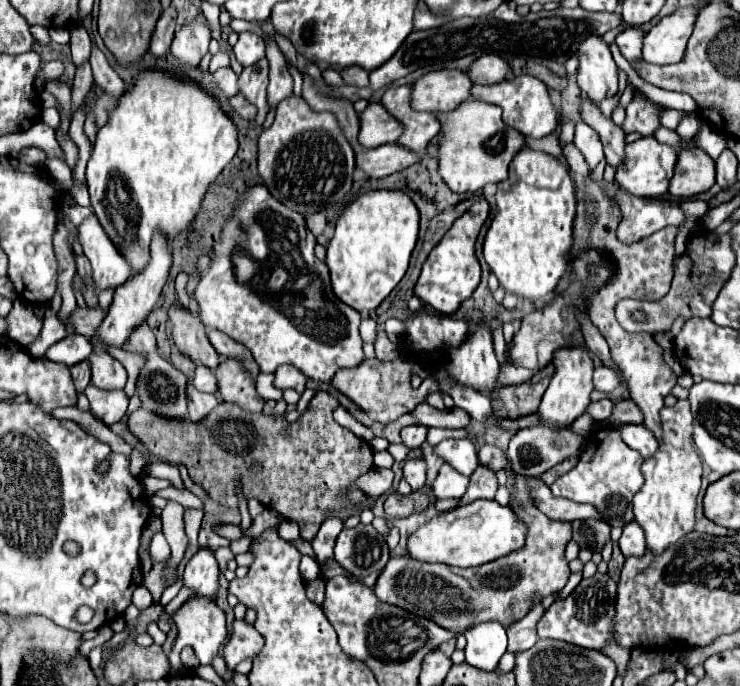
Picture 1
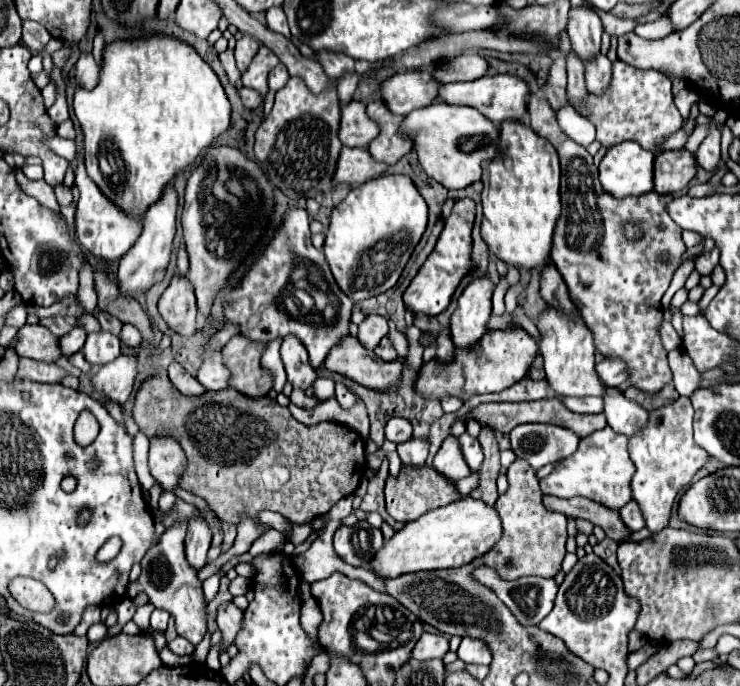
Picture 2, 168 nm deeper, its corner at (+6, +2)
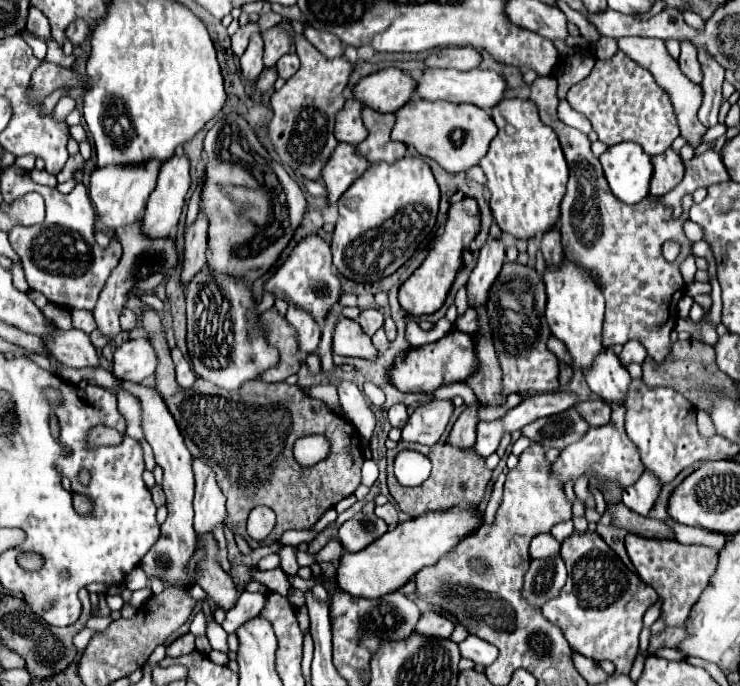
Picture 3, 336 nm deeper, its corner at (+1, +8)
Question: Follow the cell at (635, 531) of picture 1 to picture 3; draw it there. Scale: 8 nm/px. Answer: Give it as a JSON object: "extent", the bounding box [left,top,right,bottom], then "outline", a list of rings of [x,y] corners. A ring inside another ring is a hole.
{"extent":[623,470,659,516],"outline":[[[645,470],[639,476],[639,480],[623,492],[623,504],[641,516],[647,516],[657,500],[659,490],[659,480],[655,480],[655,476],[651,476],[651,472]]]}

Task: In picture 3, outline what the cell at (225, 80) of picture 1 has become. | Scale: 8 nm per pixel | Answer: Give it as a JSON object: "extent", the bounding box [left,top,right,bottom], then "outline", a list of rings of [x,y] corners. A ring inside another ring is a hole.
{"extent":[231,22,261,56],"outline":[[[249,22],[249,24],[241,26],[241,28],[231,36],[233,52],[235,52],[237,56],[241,56],[241,54],[245,52],[245,48],[247,48],[247,44],[249,44],[249,38],[251,38],[251,34],[255,34],[255,32],[261,32],[259,24],[257,24],[257,22]]]}

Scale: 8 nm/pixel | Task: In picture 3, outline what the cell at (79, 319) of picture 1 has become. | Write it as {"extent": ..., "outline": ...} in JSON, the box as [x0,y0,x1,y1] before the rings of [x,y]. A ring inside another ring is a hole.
{"extent":[121,308,137,330],"outline":[[[123,308],[121,312],[121,328],[123,330],[133,330],[137,326],[137,314],[129,308]]]}

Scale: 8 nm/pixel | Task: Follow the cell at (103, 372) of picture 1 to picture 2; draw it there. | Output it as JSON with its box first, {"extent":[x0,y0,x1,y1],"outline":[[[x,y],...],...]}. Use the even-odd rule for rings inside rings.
{"extent":[82,332,120,366],"outline":[[[110,332],[88,334],[88,340],[82,348],[82,354],[92,366],[104,366],[120,356],[120,340]]]}

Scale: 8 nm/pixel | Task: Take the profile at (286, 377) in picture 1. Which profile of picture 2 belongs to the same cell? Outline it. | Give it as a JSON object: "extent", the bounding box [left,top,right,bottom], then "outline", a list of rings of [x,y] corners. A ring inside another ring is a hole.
{"extent":[280,336,316,408],"outline":[[[286,336],[280,346],[280,356],[288,374],[288,382],[294,386],[290,402],[296,406],[312,408],[316,406],[316,398],[306,396],[306,388],[316,380],[316,370],[308,362],[308,354],[296,336]]]}

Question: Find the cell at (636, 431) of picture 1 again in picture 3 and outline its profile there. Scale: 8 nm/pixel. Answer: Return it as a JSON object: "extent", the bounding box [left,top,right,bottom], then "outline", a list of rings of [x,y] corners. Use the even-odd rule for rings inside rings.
{"extent":[583,348,631,404],"outline":[[[605,348],[605,352],[595,356],[595,364],[591,364],[591,372],[583,372],[583,374],[591,392],[595,392],[599,398],[603,398],[609,404],[611,402],[623,404],[631,376],[611,348]]]}

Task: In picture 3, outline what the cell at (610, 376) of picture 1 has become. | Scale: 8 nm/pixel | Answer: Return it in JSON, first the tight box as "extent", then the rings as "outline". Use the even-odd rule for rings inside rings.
{"extent":[621,340,645,366],"outline":[[[631,340],[631,342],[627,342],[625,346],[623,346],[623,352],[621,352],[621,362],[625,364],[625,366],[629,366],[631,362],[637,362],[637,364],[641,364],[643,360],[645,360],[645,348],[643,348],[643,344],[639,344],[637,340]]]}

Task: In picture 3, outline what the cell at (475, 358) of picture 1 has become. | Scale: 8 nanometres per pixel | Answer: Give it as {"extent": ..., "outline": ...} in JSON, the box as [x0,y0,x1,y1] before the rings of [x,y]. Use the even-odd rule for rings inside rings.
{"extent":[467,238,505,306],"outline":[[[489,238],[481,252],[479,252],[479,260],[475,270],[471,272],[471,278],[467,282],[467,294],[469,294],[469,306],[485,306],[487,296],[489,296],[489,288],[493,284],[493,280],[497,278],[501,266],[505,262],[505,246],[501,240]]]}

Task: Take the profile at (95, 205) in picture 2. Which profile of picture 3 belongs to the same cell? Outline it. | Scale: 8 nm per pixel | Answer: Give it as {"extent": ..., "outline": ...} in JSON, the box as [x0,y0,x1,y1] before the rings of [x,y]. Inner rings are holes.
{"extent":[89,160,161,234],"outline":[[[151,160],[151,164],[143,164],[143,168],[119,168],[119,164],[109,164],[107,168],[93,170],[89,182],[89,198],[97,212],[97,230],[107,230],[113,234],[117,228],[139,220],[145,212],[147,198],[155,188],[159,168],[161,164]]]}

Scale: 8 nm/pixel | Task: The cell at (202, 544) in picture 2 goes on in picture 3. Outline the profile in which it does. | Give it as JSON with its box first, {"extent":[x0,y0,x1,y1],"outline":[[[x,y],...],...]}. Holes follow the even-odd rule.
{"extent":[193,458,225,534],"outline":[[[193,458],[193,474],[195,474],[195,532],[207,534],[213,532],[217,524],[223,524],[225,516],[225,496],[217,486],[215,472],[203,464],[203,460]]]}

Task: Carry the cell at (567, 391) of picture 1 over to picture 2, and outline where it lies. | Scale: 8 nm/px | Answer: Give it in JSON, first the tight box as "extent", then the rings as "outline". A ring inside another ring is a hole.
{"extent":[538,308,606,396],"outline":[[[546,308],[538,322],[540,330],[540,354],[544,358],[544,370],[546,380],[550,388],[560,396],[604,396],[606,388],[602,386],[596,370],[594,370],[594,342],[592,332],[586,328],[586,324],[578,318],[570,318],[554,308]]]}

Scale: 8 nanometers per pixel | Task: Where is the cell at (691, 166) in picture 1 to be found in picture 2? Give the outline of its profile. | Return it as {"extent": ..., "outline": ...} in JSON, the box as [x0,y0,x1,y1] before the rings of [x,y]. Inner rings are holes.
{"extent":[654,150,696,194],"outline":[[[668,150],[656,154],[654,190],[658,194],[678,194],[696,176],[696,158],[688,150]]]}

